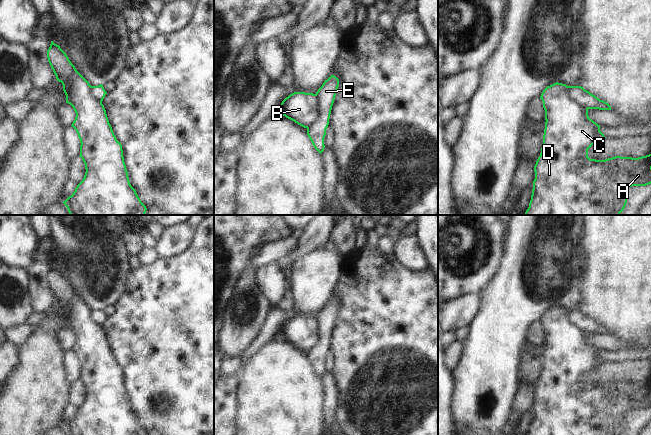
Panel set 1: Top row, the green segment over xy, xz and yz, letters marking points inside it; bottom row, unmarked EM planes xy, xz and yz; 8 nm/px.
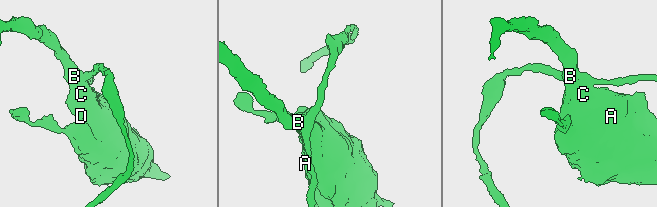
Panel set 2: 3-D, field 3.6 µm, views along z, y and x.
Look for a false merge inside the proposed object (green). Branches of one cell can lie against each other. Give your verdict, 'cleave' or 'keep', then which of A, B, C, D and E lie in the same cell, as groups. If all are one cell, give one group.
cleave | A B C D / E

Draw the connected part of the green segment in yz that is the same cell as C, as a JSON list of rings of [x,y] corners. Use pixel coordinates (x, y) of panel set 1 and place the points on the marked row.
[[[556,82],[550,86],[547,86],[540,96],[543,102],[543,108],[545,110],[546,122],[541,153],[534,166],[535,179],[533,181],[531,200],[524,215],[620,215],[627,203],[627,188],[651,184],[651,154],[638,158],[615,156],[605,160],[590,159],[588,157],[588,149],[593,144],[605,139],[606,137],[600,131],[600,125],[589,118],[588,108],[580,106],[566,95],[567,88],[569,88],[569,86],[566,84]]]

